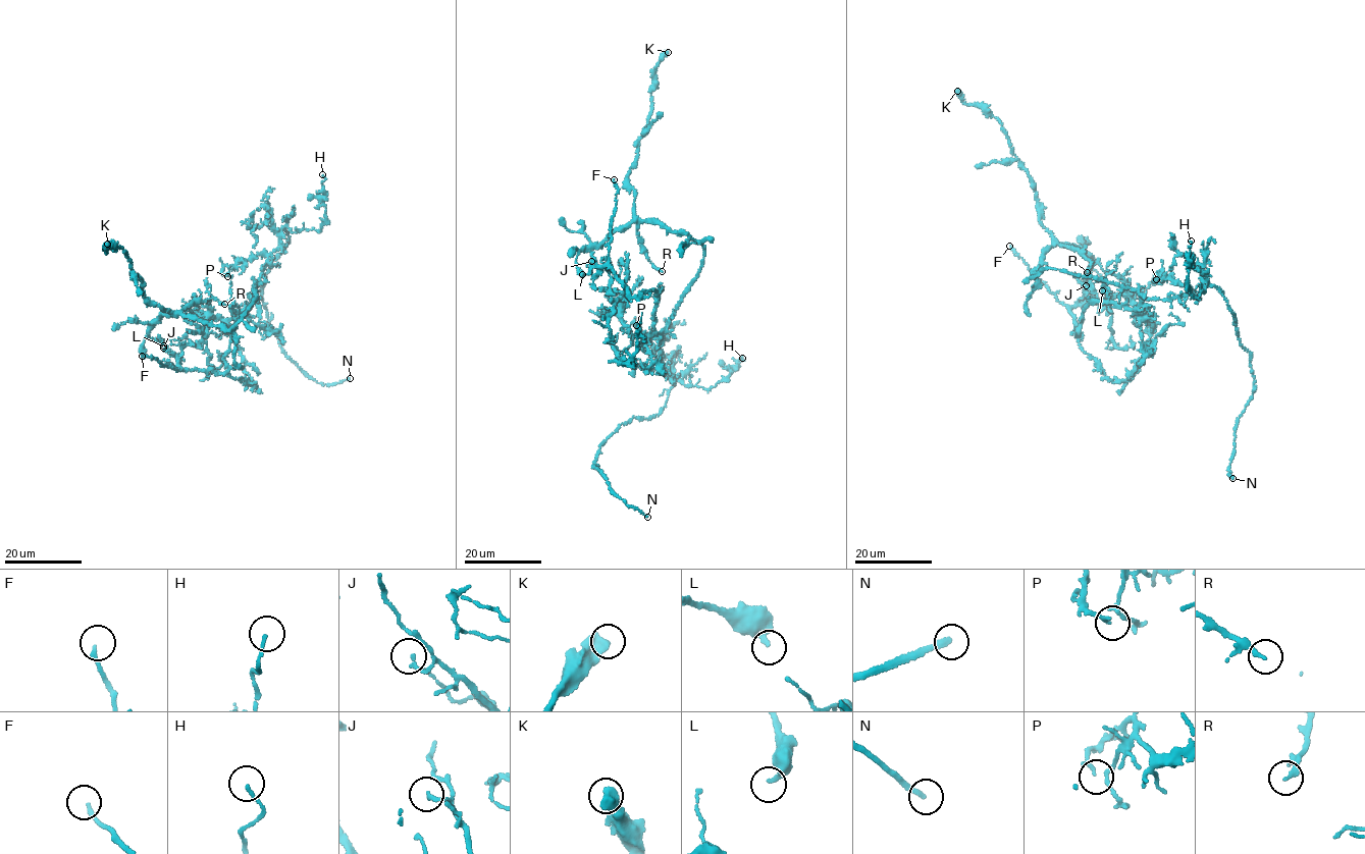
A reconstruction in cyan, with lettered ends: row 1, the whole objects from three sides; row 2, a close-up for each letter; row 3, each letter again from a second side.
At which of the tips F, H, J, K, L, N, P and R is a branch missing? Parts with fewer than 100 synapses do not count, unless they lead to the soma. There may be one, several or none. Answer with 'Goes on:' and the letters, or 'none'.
Goes on: N

